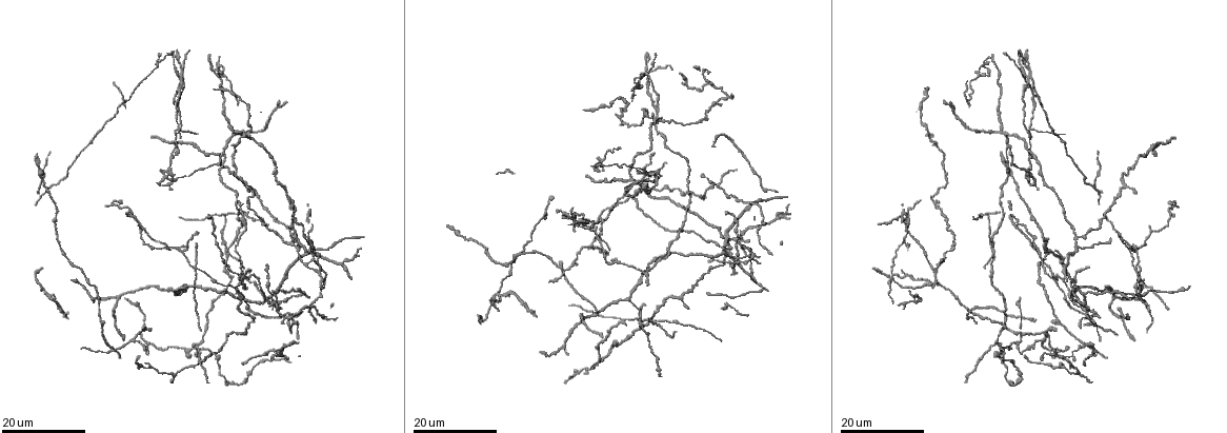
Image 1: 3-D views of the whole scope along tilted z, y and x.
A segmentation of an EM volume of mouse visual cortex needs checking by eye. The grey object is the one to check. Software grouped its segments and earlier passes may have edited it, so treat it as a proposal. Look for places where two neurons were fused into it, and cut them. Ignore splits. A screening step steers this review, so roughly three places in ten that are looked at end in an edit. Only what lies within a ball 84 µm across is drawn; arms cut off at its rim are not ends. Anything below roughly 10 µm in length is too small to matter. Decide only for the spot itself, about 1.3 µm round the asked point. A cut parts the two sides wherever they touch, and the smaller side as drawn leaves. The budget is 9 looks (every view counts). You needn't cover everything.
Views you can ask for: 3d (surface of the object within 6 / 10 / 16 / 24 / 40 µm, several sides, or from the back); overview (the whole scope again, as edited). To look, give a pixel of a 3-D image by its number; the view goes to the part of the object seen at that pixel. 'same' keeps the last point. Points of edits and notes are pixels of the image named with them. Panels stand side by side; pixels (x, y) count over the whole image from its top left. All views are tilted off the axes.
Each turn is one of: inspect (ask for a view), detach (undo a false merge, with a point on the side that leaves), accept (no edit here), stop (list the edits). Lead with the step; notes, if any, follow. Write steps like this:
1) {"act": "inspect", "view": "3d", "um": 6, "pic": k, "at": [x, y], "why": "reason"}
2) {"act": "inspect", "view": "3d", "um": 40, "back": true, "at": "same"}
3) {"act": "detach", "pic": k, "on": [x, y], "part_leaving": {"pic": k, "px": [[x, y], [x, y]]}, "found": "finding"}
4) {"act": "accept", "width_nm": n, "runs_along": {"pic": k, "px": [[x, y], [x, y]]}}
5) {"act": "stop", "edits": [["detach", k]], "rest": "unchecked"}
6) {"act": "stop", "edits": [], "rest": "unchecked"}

{"act": "inspect", "view": "3d", "um": 24, "pic": 1, "at": [242, 215], "why": "looks like a crossing"}

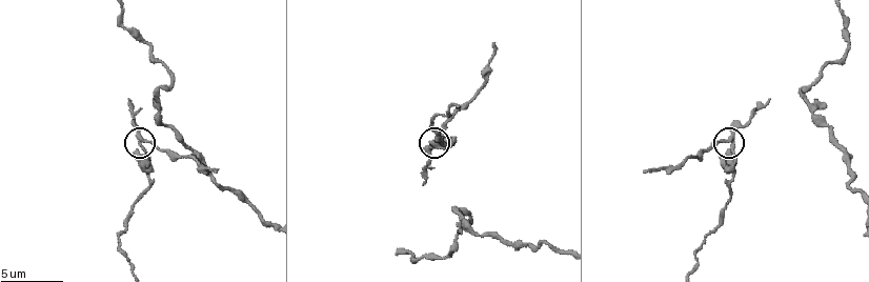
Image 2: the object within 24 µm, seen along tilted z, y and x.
{"act": "inspect", "view": "3d", "um": 6, "pic": 2, "at": [724, 139]}

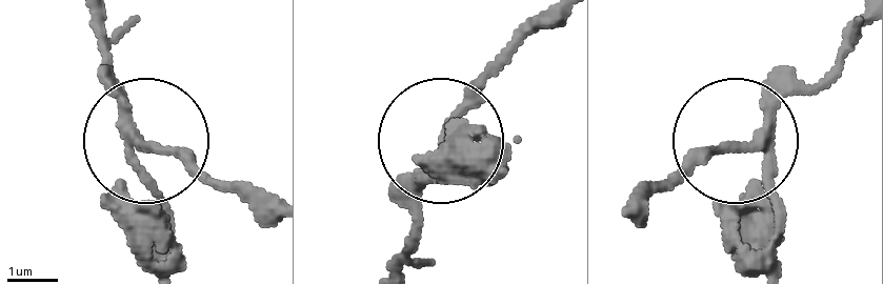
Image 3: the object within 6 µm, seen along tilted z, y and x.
{"act": "accept", "arms": 4, "runs_along": {"pic": 3, "px": [[771, 260], [768, 171], [754, 150], [707, 147], [664, 185]]}, "found": "one neuron here"}

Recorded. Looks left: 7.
{"act": "inspect", "view": "3d", "um": 16, "pic": 1, "at": [890, 275], "why": "thin arm on a thick one"}

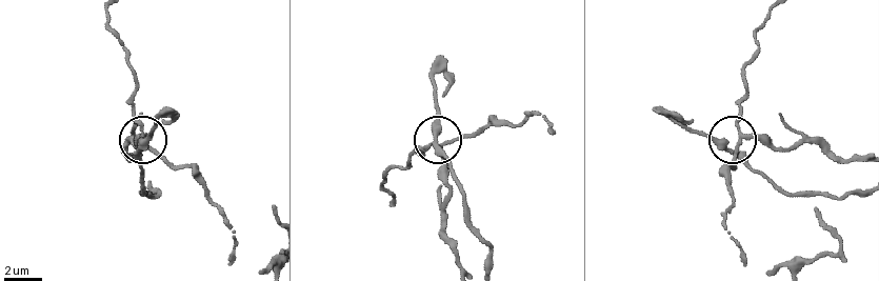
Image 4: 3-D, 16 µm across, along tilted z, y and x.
{"act": "inspect", "view": "3d", "um": 10, "pic": 4, "at": [741, 138]}

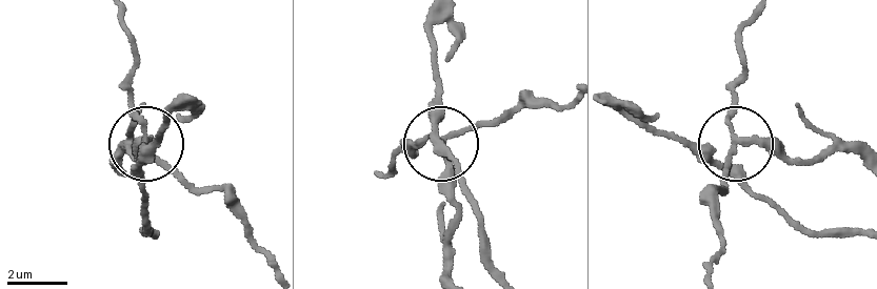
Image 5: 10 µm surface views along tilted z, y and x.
{"act": "accept", "found": "all the same neuron"}

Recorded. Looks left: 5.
{"act": "inspect", "view": "3d", "um": 24, "pic": 1, "at": [630, 302]}

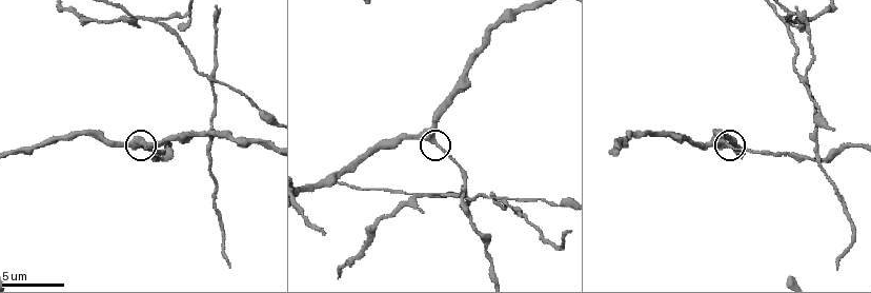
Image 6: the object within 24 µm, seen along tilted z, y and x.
{"act": "inspect", "view": "3d", "um": 10, "pic": 6, "at": [431, 139], "why": "zoom in"}

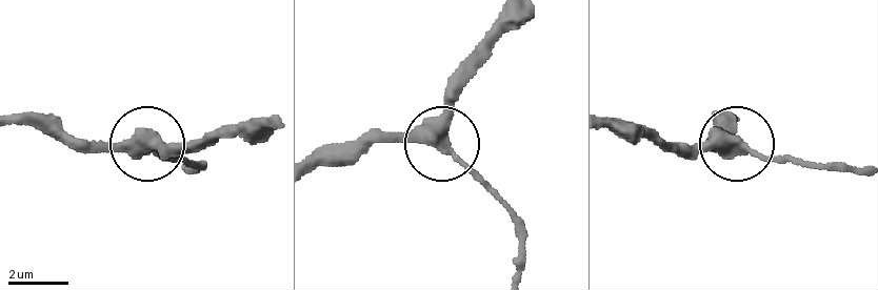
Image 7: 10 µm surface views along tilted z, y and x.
{"act": "inspect", "view": "3d", "um": 10, "back": true, "pic": 7, "at": [446, 150], "why": "other side"}

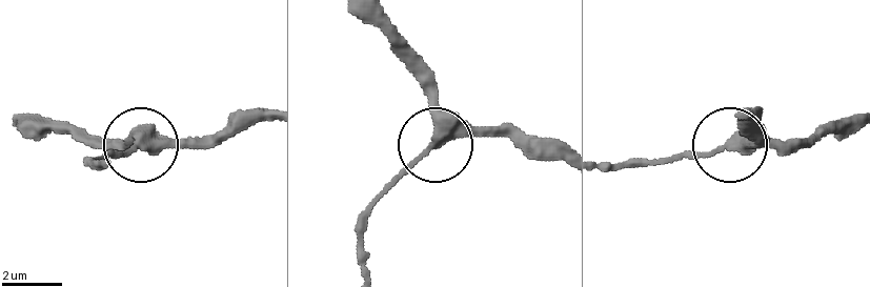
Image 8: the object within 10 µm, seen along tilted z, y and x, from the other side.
{"act": "accept", "side_arm_um": 31, "runs_along": {"pic": 8, "px": [[366, 17], [423, 84], [438, 140], [521, 138]]}, "found": "continuous, no second neuron"}

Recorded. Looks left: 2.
{"act": "inspect", "view": "3d", "um": 24, "pic": 1, "at": [642, 193], "why": "four-way junction"}

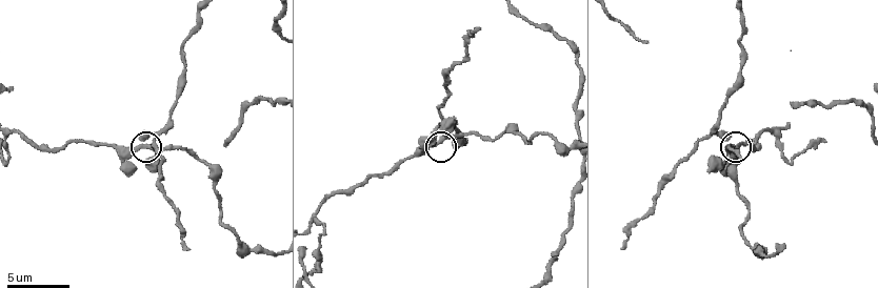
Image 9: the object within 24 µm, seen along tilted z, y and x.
{"act": "inspect", "view": "3d", "um": 6, "pic": 9, "at": [147, 146]}

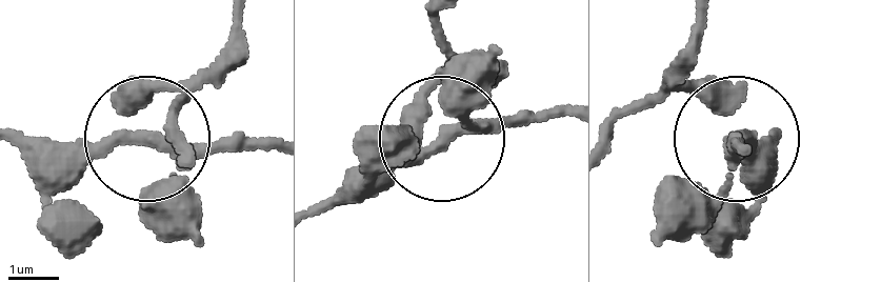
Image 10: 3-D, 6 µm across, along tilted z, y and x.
{"act": "accept", "width_nm": 230, "runs_along": {"pic": 10, "px": [[238, 16], [151, 103], [145, 128], [161, 141], [277, 141]]}, "found": "all the same neuron"}

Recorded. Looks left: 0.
{"act": "stop", "edits": [], "rest": "unchecked"}

